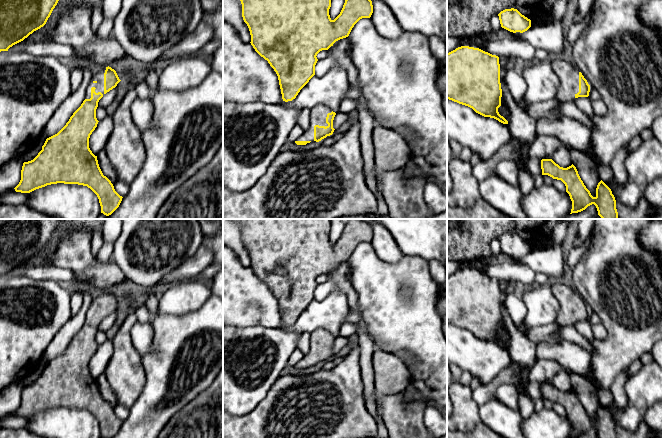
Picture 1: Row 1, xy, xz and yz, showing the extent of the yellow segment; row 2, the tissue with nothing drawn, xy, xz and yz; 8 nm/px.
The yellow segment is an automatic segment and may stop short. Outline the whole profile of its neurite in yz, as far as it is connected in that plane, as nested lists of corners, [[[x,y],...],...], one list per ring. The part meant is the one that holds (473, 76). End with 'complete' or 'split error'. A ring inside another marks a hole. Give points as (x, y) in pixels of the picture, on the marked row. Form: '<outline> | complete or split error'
[[[469,46],[447,53],[447,99],[508,124],[498,112],[501,97],[498,56]]] | complete

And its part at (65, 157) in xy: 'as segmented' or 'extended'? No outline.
extended

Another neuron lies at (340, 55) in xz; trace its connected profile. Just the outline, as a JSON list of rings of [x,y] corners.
[[[348,37],[340,39],[339,43],[332,50],[328,51],[326,58],[317,61],[315,65],[315,75],[318,77],[324,76],[331,65],[337,65],[346,70],[350,85],[360,91],[361,104],[370,112],[359,84],[357,68],[353,65],[351,60],[351,44]]]

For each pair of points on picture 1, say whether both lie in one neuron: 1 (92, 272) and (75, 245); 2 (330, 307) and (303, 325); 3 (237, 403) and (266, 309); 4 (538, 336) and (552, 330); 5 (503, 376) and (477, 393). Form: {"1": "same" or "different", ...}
{"1": "same", "2": "same", "3": "different", "4": "same", "5": "same"}

